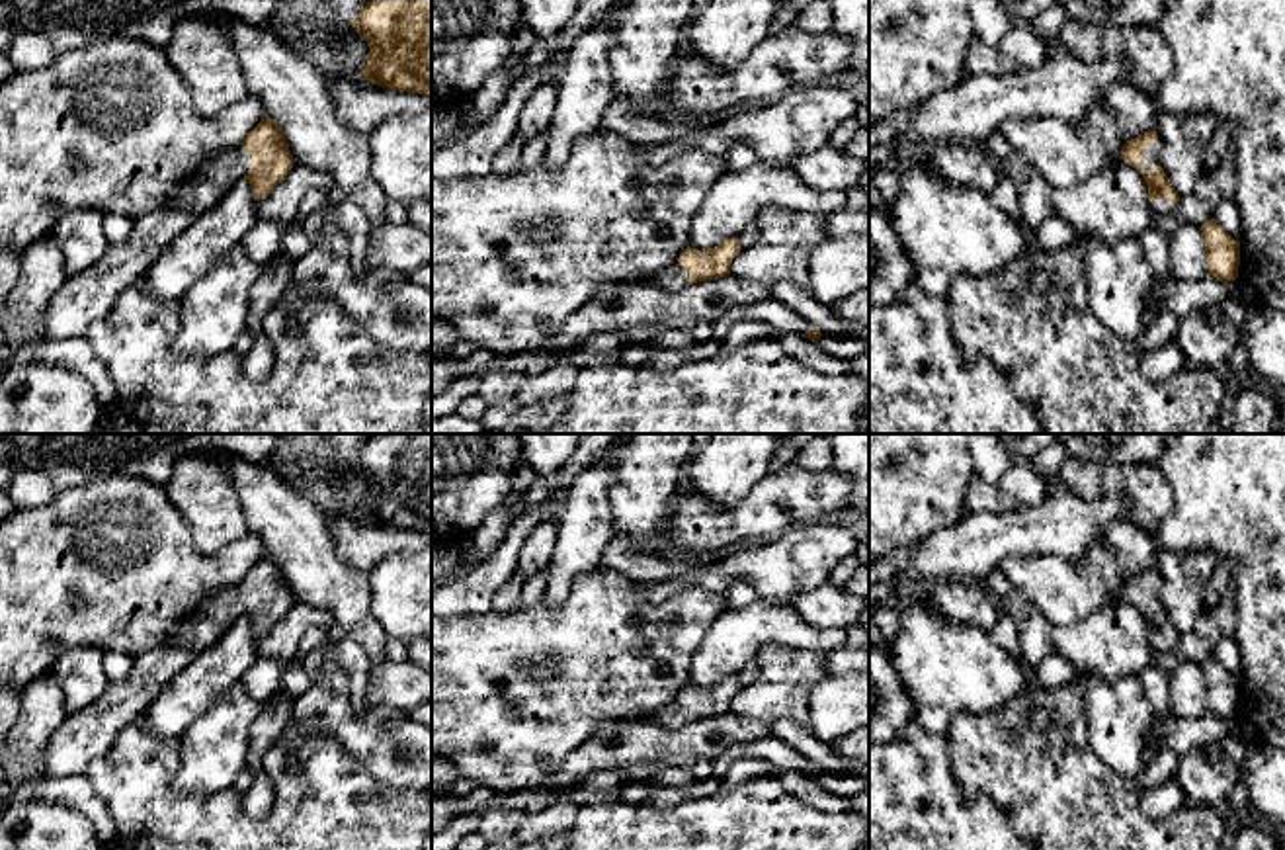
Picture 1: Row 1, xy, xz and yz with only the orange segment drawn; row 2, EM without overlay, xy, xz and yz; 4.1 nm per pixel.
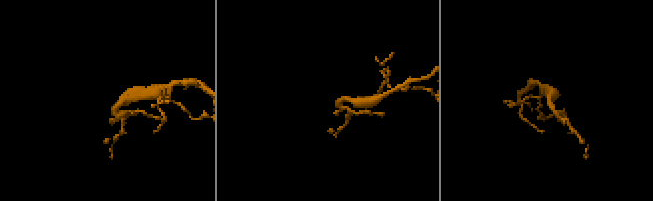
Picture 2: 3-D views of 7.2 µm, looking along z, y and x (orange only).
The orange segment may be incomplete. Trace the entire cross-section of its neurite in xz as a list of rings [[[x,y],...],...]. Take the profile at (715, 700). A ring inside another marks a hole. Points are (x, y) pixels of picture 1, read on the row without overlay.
[[[738,674],[709,688],[695,688],[687,684],[674,701],[646,717],[641,717],[639,721],[678,729],[697,719],[726,715],[730,713],[730,701],[738,692]]]

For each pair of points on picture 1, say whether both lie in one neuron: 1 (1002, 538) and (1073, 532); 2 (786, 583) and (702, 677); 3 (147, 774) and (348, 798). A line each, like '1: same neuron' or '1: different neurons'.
1: same neuron
2: different neurons
3: same neuron

